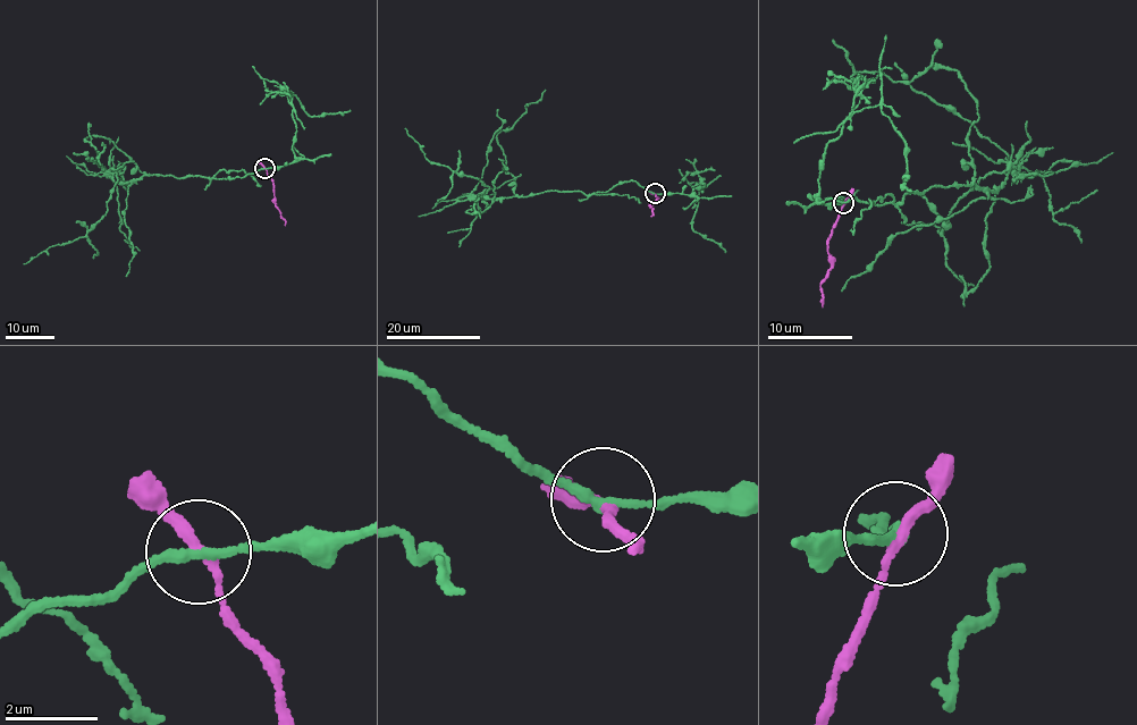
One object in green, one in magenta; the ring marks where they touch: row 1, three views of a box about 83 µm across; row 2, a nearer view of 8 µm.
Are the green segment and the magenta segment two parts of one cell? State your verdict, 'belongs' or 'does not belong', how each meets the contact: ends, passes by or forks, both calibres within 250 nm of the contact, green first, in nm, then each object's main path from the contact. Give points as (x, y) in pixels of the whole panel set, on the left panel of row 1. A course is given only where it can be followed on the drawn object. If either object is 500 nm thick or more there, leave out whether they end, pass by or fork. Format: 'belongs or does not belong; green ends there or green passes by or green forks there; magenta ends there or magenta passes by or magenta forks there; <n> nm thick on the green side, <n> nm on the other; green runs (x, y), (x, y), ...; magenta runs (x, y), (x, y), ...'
does not belong; green passes by; magenta passes by; 190 nm thick on the green side, 200 nm on the other; green runs (264, 168), (241, 177), (156, 174), (125, 183), (116, 182), (114, 173), (117, 180), (95, 227), (23, 263); magenta runs (264, 168), (272, 180), (275, 204), (285, 225)

